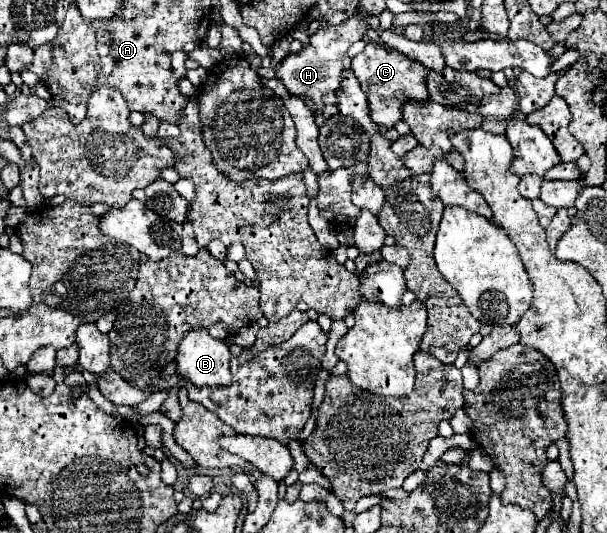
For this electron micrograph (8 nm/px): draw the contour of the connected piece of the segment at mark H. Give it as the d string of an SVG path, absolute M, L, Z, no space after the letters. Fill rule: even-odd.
M352 16L350 20L342 22L340 26L324 24L316 34L310 36L310 44L302 48L298 54L288 54L280 70L276 70L276 78L286 86L286 90L294 96L310 96L314 100L316 112L322 112L322 94L334 92L334 88L340 86L342 80L342 60L346 56L346 50L356 42L362 40L368 24L360 20L358 16Z

